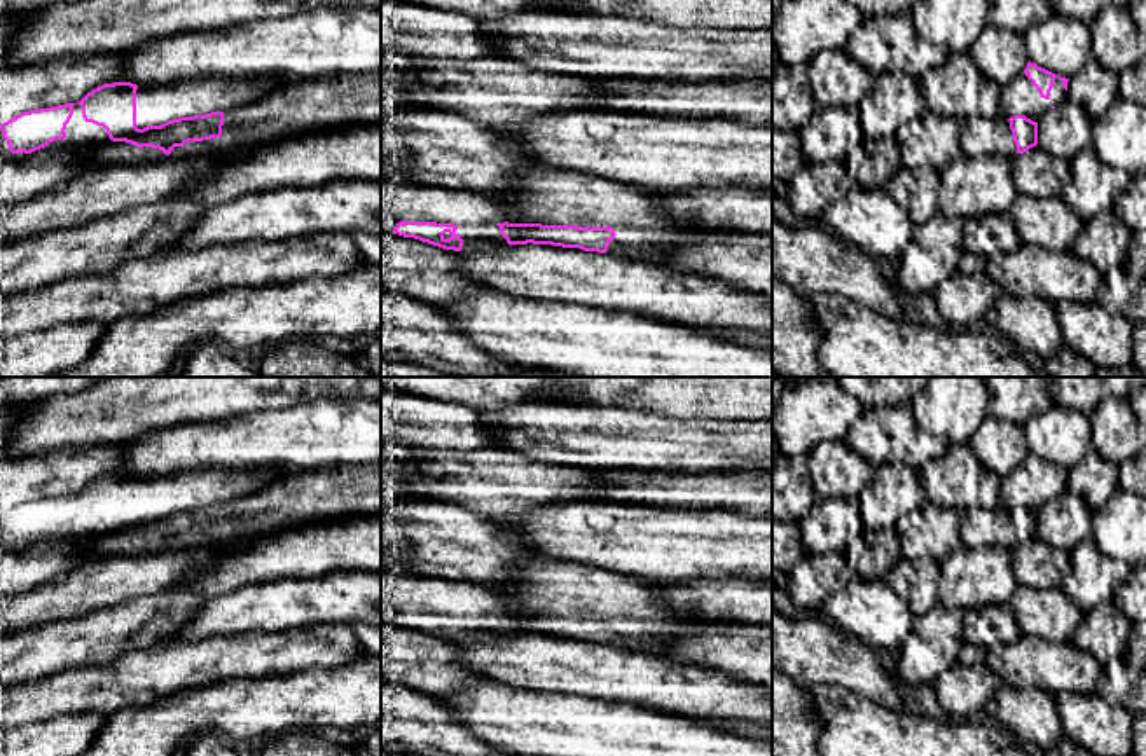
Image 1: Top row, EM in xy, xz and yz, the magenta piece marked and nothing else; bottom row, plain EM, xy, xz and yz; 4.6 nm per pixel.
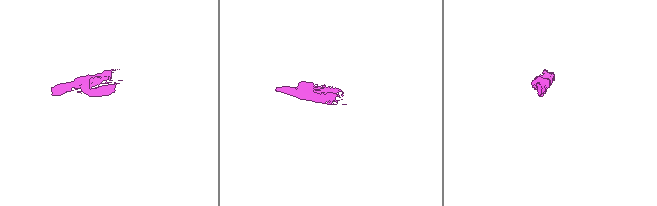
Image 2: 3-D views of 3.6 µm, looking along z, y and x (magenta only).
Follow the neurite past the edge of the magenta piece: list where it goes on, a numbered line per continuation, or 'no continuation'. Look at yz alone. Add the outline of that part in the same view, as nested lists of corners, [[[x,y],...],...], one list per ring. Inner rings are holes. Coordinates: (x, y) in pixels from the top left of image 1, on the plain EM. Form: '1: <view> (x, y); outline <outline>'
1: yz (1019, 487); outline [[[1020,464],[1010,475],[999,478],[999,503],[1006,510],[1025,506],[1038,513],[1046,501],[1059,498],[1064,491],[1067,491],[1067,482],[1064,480],[1060,468],[1055,470],[1048,491],[1039,487],[1025,464]]]

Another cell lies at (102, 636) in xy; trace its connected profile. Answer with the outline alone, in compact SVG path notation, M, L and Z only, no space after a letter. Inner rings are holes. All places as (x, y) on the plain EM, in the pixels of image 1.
M194 592L154 594L80 618L0 630L0 683L17 684L77 667L98 667L131 649L176 636L206 599Z

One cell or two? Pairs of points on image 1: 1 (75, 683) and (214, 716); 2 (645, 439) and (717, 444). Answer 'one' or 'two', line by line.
1: two
2: one

